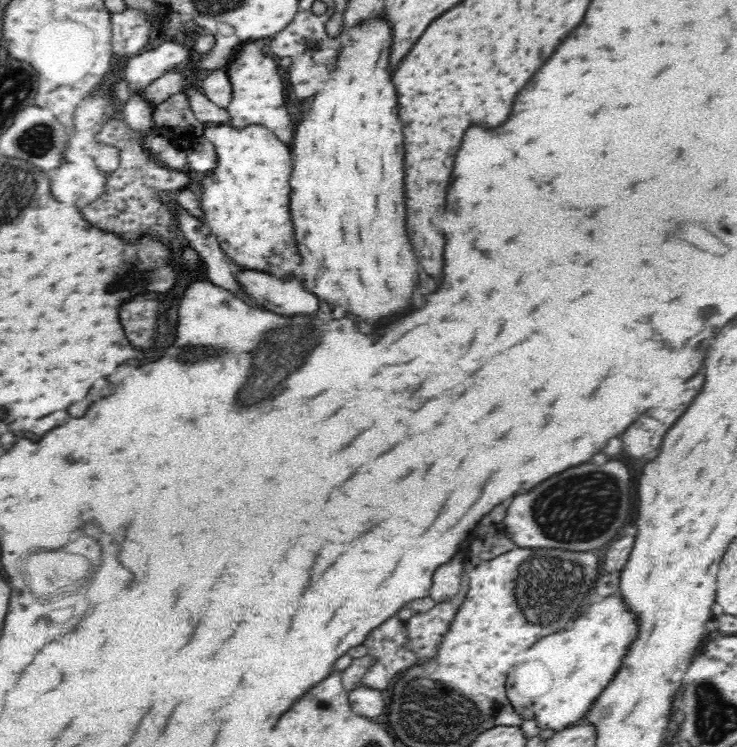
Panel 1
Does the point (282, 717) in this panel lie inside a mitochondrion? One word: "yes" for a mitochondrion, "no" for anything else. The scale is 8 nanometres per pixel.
no

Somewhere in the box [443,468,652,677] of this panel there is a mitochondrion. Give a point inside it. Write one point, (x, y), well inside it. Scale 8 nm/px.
(568, 578)

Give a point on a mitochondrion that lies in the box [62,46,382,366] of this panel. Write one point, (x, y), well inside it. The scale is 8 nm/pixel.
(137, 275)

